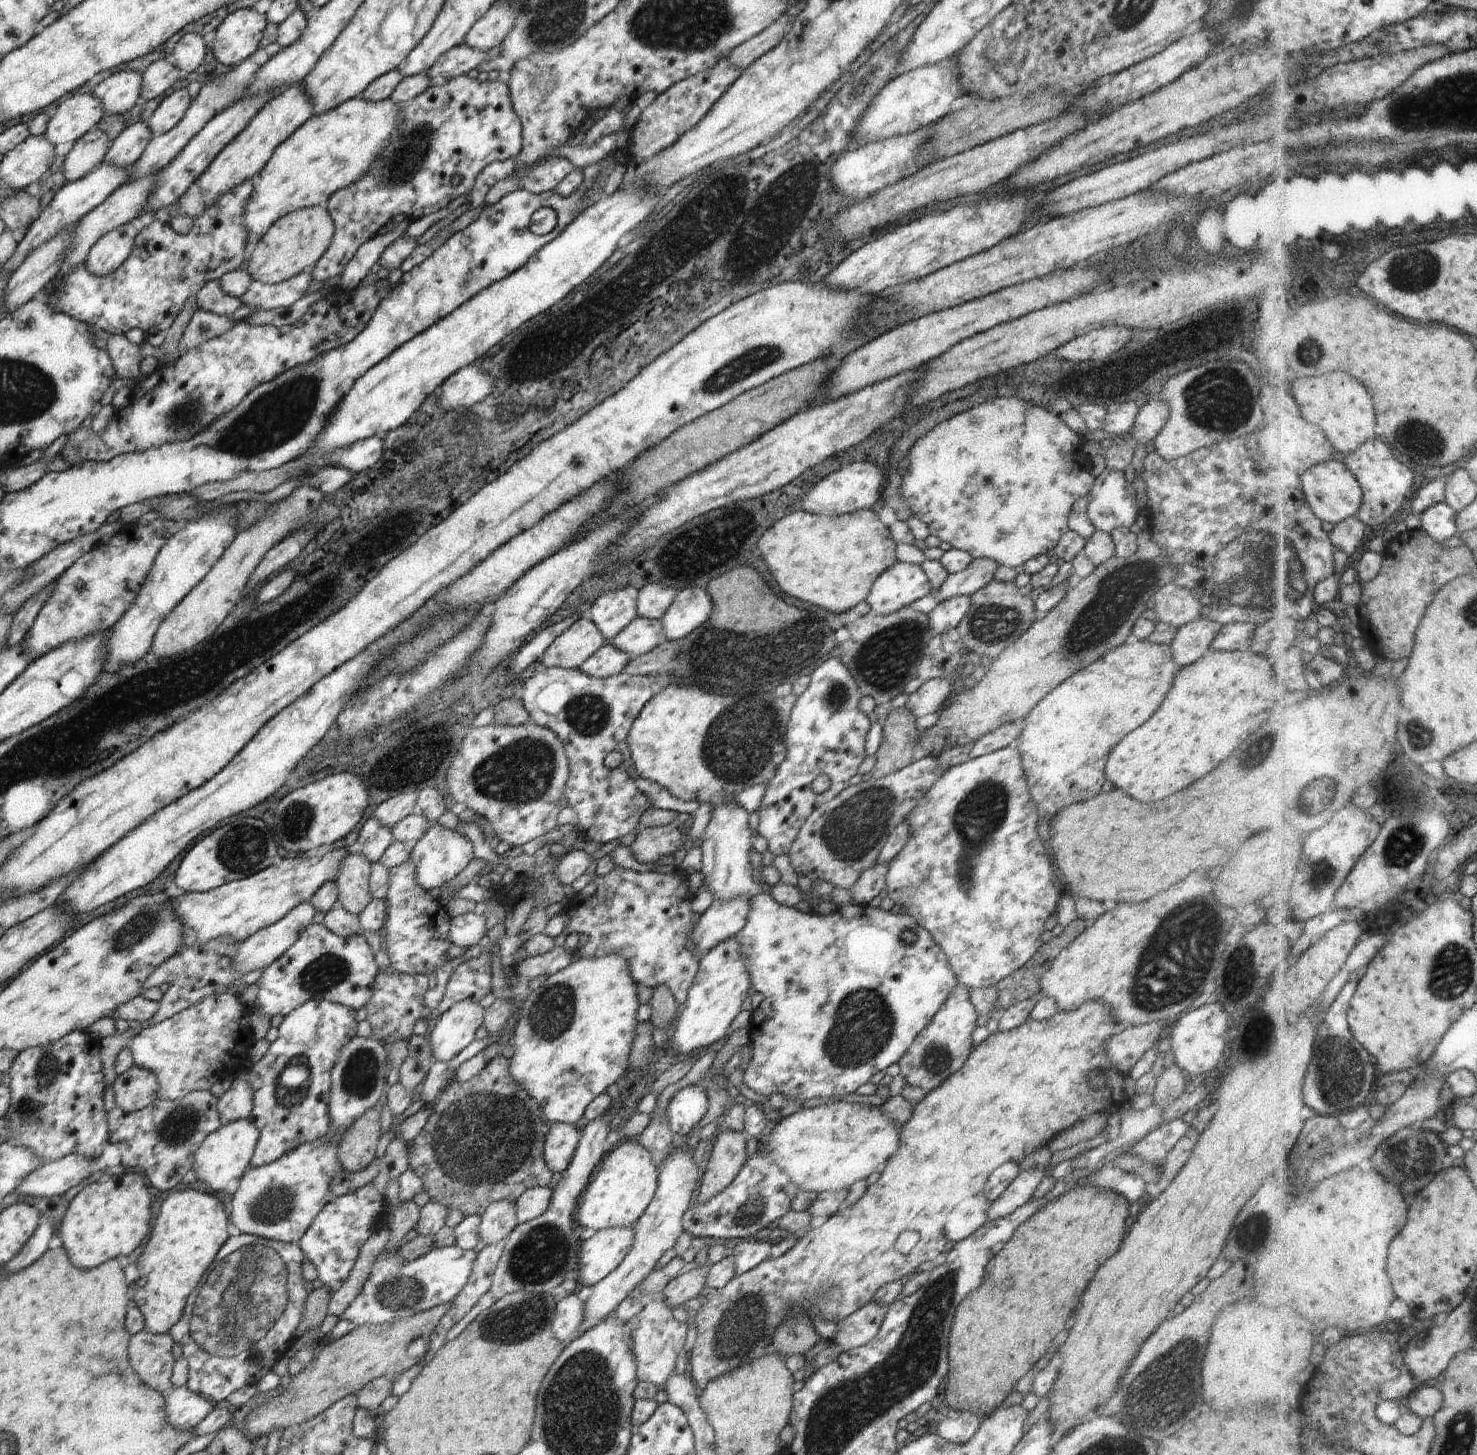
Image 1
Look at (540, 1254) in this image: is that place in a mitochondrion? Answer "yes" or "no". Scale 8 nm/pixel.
yes

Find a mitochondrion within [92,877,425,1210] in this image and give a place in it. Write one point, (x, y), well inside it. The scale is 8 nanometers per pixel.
(329, 970)

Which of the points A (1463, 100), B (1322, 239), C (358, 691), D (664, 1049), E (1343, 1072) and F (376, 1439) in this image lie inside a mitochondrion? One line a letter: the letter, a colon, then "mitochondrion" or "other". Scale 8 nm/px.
A: mitochondrion
B: other
C: other
D: other
E: mitochondrion
F: other

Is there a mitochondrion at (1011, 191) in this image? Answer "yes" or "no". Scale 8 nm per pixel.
no

